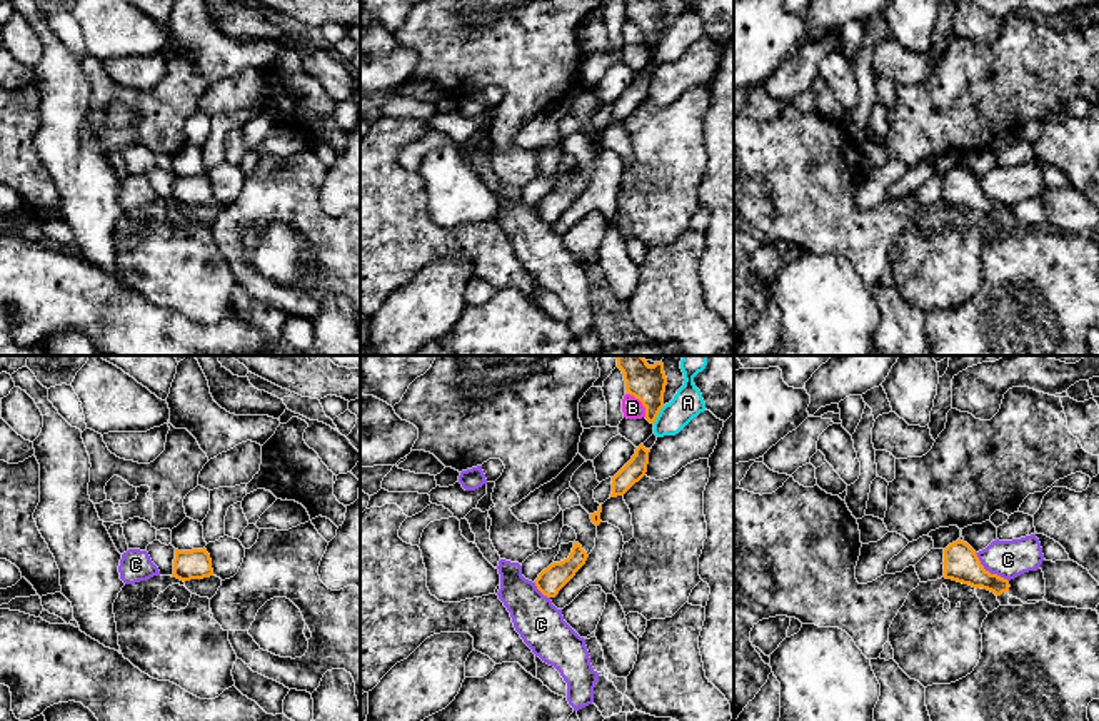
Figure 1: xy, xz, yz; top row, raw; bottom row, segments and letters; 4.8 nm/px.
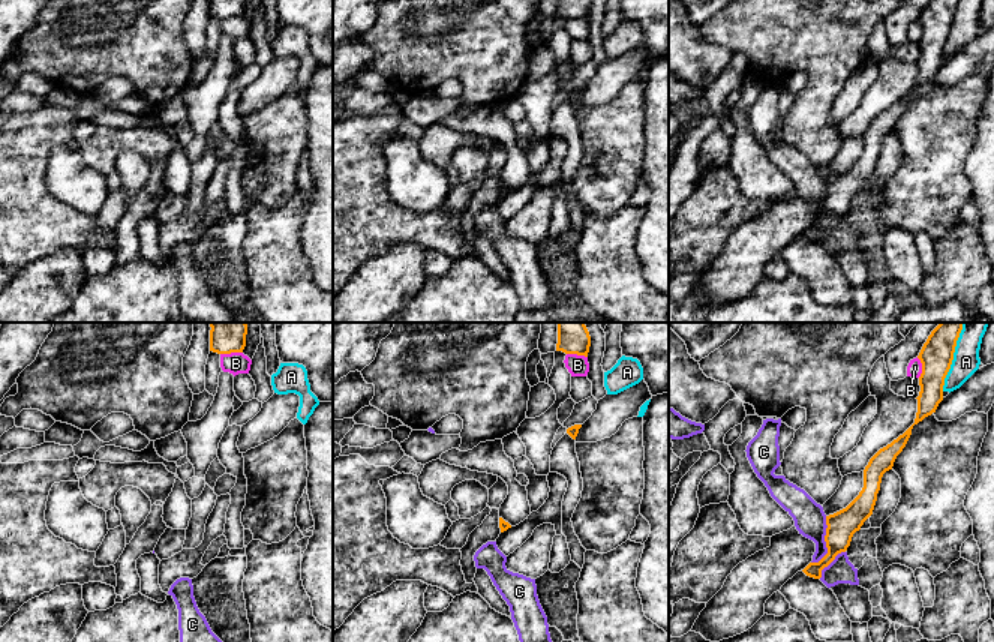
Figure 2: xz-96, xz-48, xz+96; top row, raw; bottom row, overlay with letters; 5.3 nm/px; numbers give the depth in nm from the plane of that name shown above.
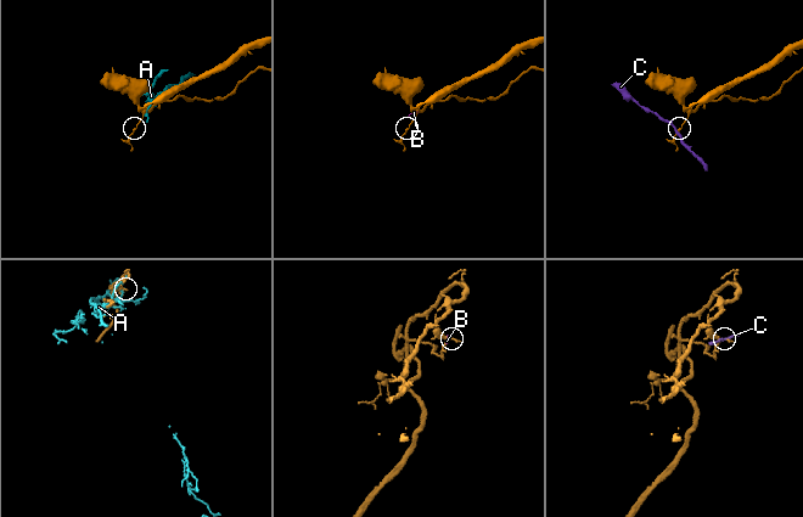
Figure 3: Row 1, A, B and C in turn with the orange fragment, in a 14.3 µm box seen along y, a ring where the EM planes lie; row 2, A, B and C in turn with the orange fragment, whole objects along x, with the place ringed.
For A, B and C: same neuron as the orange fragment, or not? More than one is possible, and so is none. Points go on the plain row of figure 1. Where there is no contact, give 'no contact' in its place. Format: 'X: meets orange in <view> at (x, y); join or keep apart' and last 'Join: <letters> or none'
A: meets orange in xz at (657, 40); keep apart
B: meets orange in xz at (641, 27); keep apart
C: meets orange in yz at (988, 197); keep apart
Join: none

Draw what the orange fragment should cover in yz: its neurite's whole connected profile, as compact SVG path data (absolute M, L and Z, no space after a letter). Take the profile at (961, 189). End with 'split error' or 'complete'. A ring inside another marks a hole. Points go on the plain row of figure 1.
M956 167L944 175L944 202L946 205L952 205L962 210L969 210L972 214L982 214L996 222L1002 219L1009 219L1009 207L991 200L981 190L976 177L964 167Z | complete

